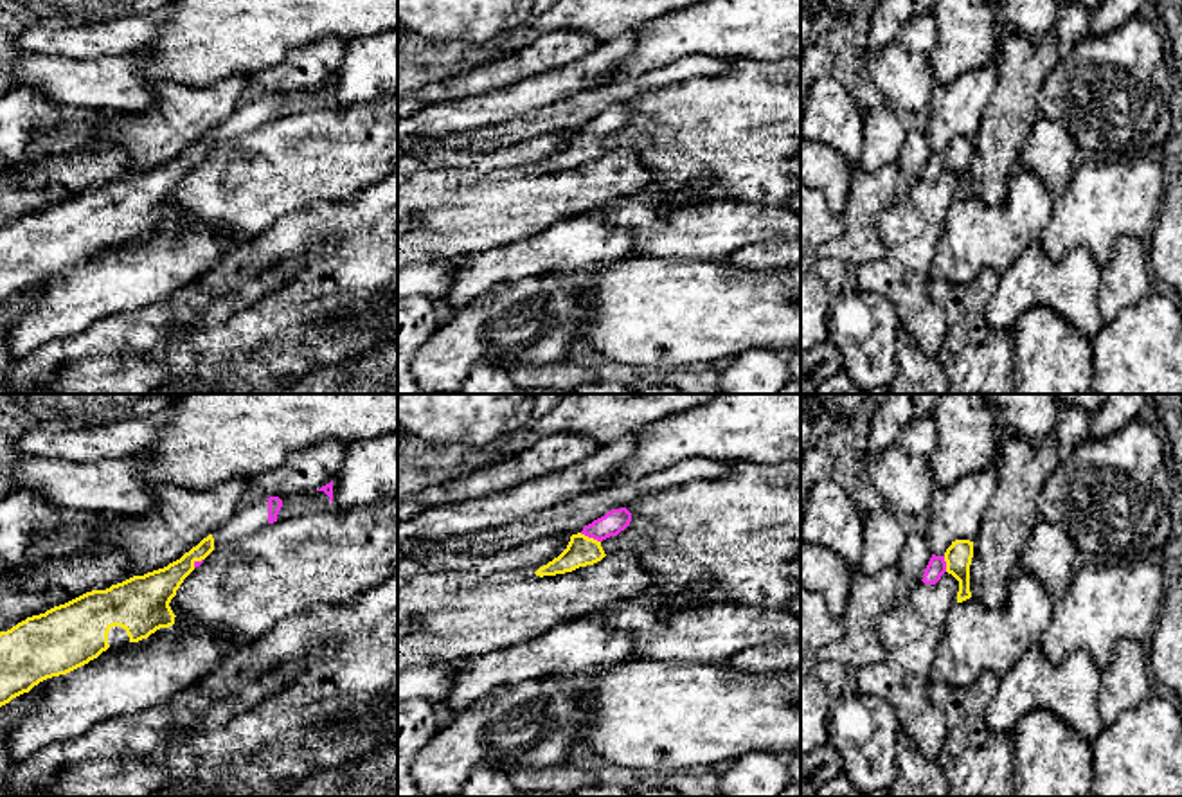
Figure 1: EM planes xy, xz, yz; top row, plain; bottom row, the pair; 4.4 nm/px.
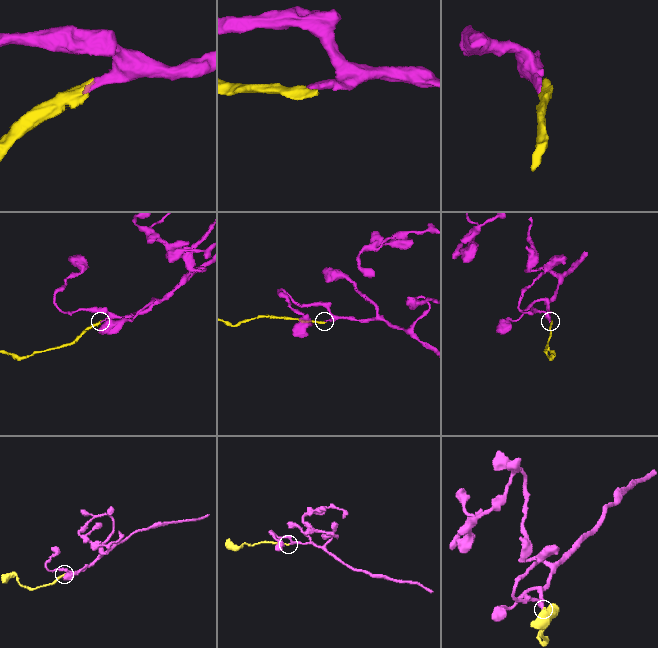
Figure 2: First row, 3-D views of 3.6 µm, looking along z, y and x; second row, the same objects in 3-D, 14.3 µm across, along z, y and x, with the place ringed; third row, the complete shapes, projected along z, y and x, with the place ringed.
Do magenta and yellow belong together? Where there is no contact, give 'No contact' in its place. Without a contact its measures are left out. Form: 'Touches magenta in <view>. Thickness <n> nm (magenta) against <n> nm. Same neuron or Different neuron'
Touches magenta in xz. Thickness 110 nm (magenta) against 140 nm. Same neuron

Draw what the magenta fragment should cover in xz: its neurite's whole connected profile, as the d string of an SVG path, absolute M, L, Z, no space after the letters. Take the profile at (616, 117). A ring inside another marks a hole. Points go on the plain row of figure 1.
M626 104L608 108L604 113L585 122L581 130L572 131L567 146L534 171L540 175L556 173L601 158L606 153L601 139L617 133L630 119L631 110Z

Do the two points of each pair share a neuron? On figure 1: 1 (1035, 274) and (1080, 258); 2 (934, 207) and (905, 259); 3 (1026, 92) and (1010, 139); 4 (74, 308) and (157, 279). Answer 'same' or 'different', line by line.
1: same
2: same
3: same
4: same

